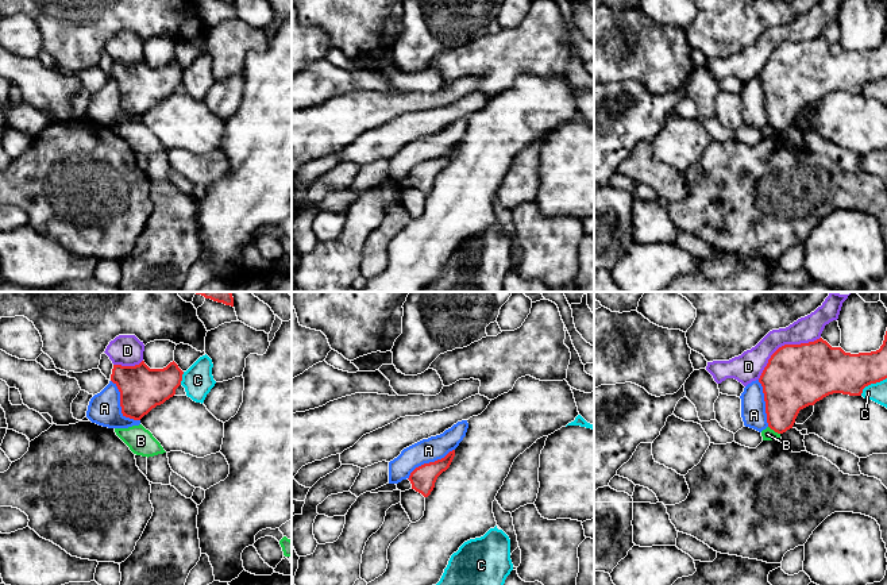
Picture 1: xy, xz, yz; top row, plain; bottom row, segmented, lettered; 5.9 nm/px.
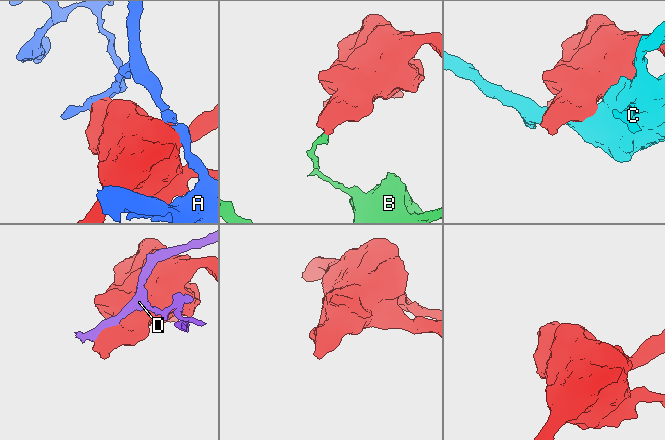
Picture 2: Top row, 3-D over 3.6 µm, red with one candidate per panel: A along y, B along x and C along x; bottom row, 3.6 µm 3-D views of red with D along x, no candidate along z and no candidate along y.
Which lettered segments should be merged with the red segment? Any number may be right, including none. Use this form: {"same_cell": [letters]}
{"same_cell": []}

